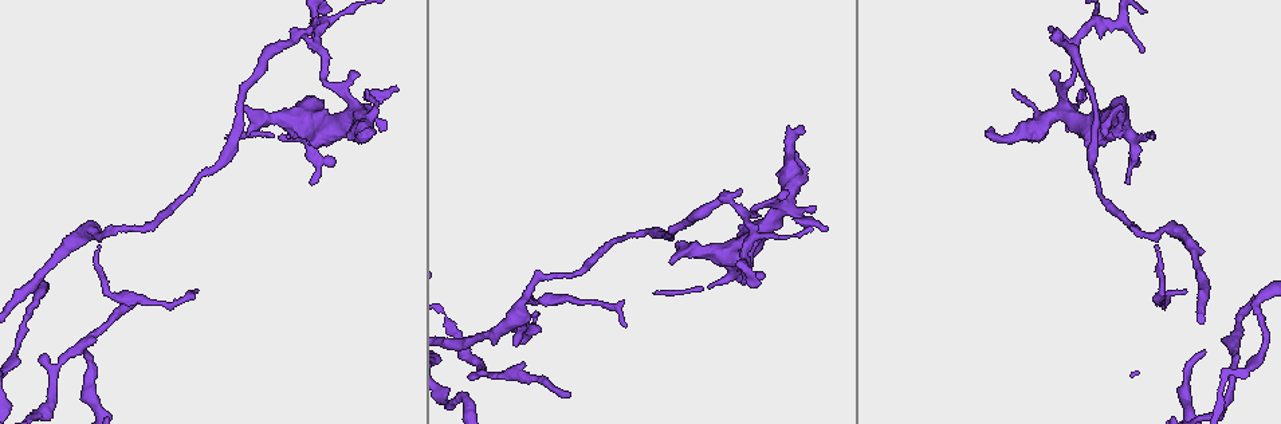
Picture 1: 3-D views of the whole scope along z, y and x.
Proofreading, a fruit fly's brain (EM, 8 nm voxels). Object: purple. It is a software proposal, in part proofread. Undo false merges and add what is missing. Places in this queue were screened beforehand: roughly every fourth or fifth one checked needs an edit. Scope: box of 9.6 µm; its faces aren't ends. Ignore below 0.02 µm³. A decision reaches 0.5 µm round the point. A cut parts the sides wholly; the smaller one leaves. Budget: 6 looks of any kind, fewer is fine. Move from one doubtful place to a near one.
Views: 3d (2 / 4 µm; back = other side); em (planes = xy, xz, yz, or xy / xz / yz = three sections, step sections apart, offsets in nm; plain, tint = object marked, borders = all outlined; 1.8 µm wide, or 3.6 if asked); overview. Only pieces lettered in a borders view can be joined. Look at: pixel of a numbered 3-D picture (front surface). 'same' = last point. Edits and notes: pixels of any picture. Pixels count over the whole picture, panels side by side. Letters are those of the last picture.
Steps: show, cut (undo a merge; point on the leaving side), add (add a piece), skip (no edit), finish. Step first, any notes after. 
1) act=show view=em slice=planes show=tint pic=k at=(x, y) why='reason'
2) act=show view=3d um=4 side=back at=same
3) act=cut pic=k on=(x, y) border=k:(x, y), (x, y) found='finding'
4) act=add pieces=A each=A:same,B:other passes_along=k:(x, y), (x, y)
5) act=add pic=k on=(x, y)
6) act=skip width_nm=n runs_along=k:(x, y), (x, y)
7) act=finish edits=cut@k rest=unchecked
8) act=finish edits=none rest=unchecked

act=show view=em slice=yz step=4 show=borders pic=1 at=(374, 130)

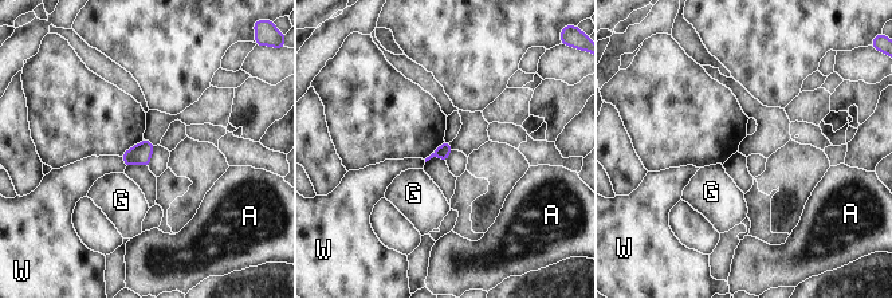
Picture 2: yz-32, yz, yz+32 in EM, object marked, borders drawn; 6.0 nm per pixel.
act=show view=em slice=xy step=16 show=borders at=same why='cut it another way'

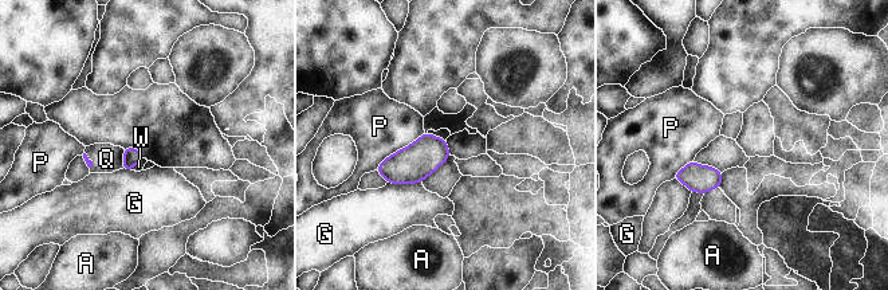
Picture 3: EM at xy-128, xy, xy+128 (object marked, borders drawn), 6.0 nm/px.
act=add pieces=Q longest_contact=P:380nm each=A:other,G:other,P:other,Q:same,W:other passes_along=3:(132, 156), (124, 157), (106, 159) found='it goes on there'

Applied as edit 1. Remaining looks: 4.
act=show view=3d um=2 pic=1 at=(1069, 110)

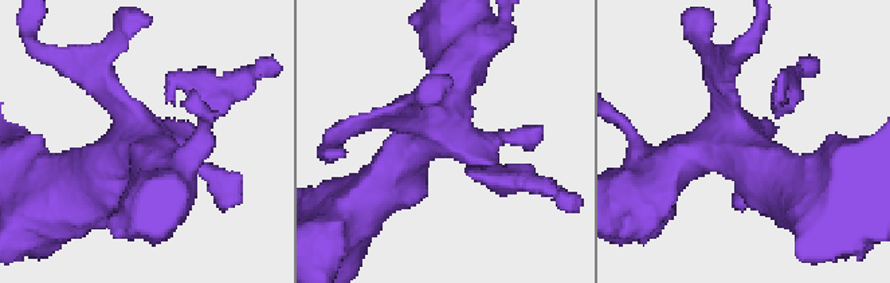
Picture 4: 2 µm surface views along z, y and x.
act=show view=em slice=xy step=4 show=tint pic=4 at=(430, 130)

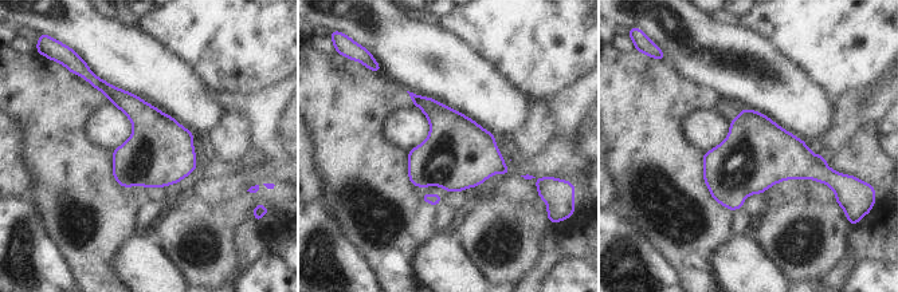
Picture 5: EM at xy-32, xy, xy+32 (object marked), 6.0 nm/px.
act=show view=em slice=planes show=borders at=same

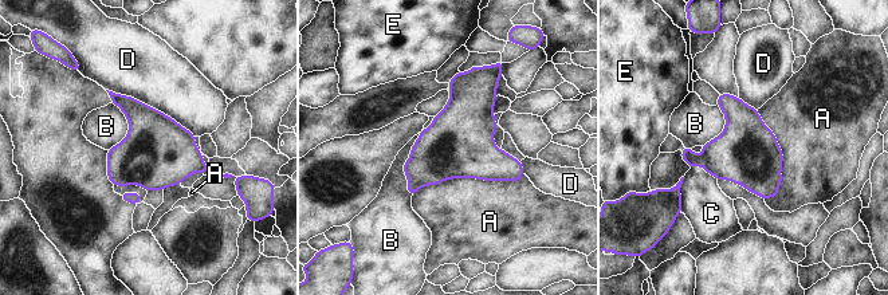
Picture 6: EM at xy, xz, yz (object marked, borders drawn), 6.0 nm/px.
act=skip width_nm=380 each=A:other,B:other,C:other,D:other,E:other border=6:(420, 133), (403, 165), (411, 195) found='all the same neuron'

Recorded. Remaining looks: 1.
act=finish edits=add@3 rest=unchecked

